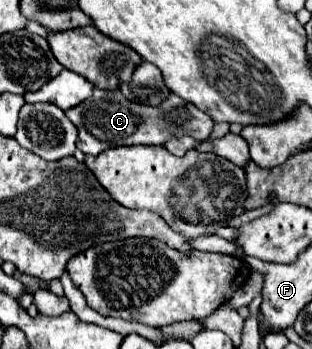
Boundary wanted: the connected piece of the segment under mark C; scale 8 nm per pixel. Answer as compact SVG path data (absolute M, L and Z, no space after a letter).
M95 89L95 93L87 101L69 109L67 117L79 129L77 149L81 149L85 155L99 155L111 147L121 145L165 145L173 135L189 135L197 141L205 141L213 129L213 121L211 117L207 117L207 113L195 109L195 105L183 101L175 93L169 93L169 97L159 107L149 107L127 101L117 89Z

